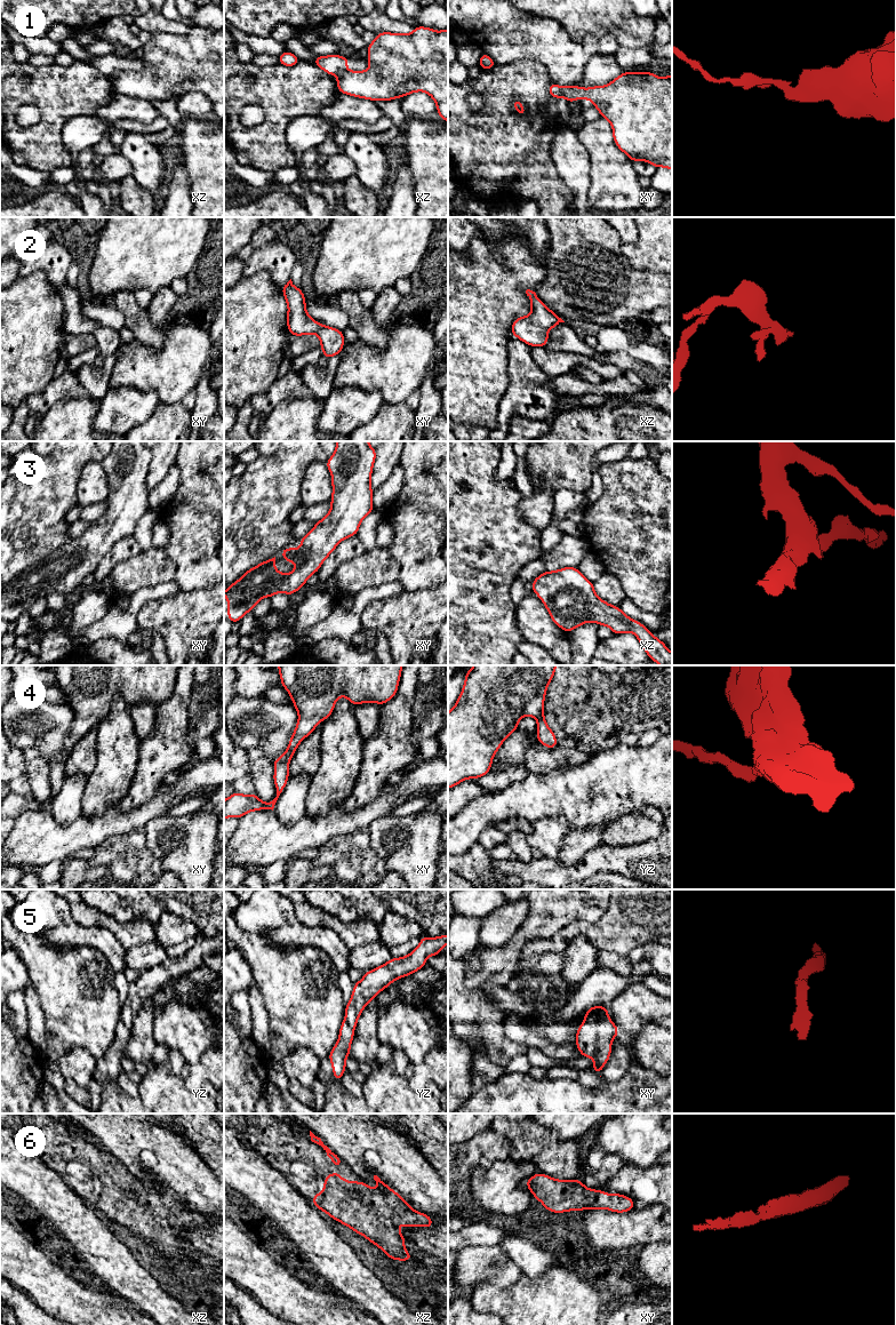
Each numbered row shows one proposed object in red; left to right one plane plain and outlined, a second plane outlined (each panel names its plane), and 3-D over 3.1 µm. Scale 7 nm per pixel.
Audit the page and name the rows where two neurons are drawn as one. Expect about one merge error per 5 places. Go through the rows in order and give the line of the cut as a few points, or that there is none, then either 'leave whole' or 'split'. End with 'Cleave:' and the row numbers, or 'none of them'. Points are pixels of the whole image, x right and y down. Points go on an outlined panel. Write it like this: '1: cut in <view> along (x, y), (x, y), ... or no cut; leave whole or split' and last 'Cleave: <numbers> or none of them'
1: cut in xy along (565, 87), (561, 96); split
2: no cut; leave whole
3: no cut; leave whole
4: no cut; leave whole
5: no cut; leave whole
6: no cut; leave whole
Cleave: 1

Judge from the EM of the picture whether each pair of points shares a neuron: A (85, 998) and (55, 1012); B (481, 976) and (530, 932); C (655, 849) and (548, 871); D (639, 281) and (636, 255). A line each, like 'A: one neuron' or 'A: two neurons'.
A: one neuron
B: one neuron
C: one neuron
D: two neurons

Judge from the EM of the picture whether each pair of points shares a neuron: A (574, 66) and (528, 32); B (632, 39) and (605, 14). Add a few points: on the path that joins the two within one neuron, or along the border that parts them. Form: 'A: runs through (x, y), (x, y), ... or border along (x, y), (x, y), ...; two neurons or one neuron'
A: runs through (562, 57), (546, 41), (540, 39); one neuron
B: runs through (626, 32), (612, 17); one neuron

